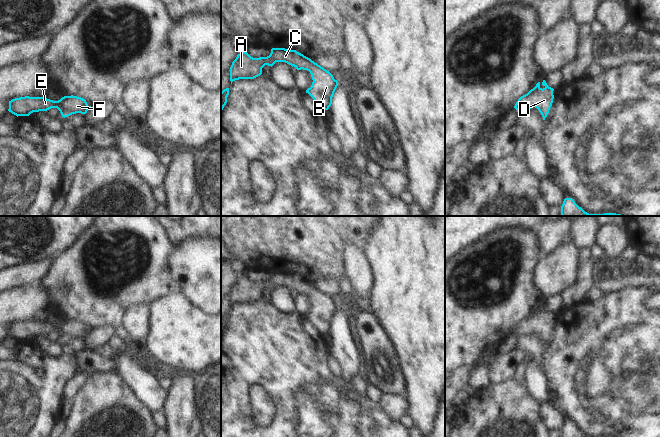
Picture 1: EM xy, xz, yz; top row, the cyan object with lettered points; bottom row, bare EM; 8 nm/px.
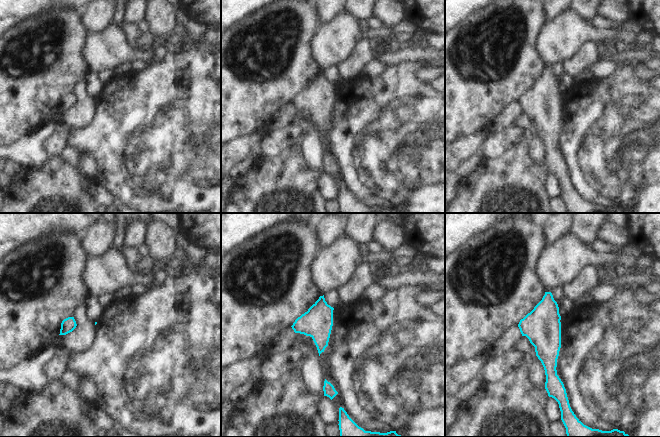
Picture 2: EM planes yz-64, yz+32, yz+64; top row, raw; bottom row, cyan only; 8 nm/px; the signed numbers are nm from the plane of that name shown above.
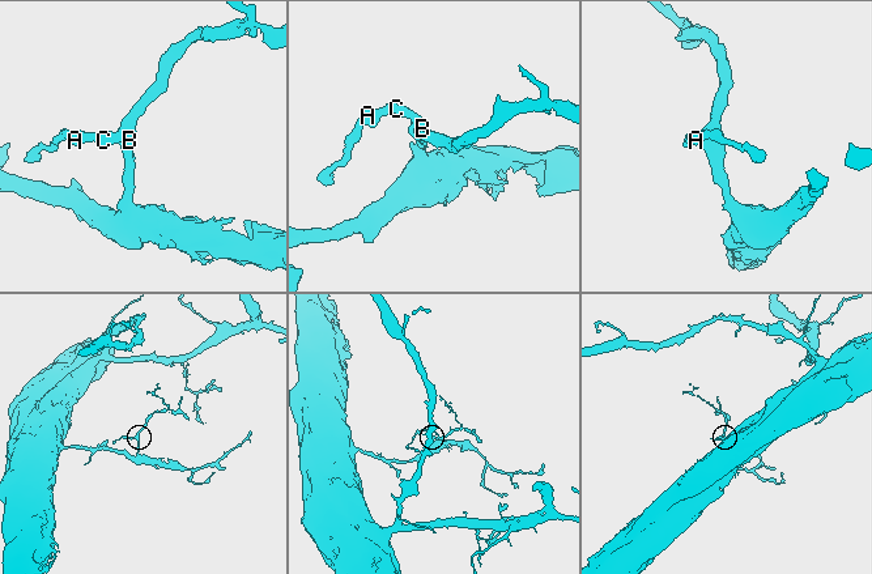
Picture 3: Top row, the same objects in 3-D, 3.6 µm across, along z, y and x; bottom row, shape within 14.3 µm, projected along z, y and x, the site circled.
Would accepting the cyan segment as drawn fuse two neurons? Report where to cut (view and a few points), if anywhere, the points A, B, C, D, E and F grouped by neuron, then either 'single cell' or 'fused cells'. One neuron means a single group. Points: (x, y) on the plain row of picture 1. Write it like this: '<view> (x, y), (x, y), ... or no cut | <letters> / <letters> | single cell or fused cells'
no cut | A B C D E F | single cell

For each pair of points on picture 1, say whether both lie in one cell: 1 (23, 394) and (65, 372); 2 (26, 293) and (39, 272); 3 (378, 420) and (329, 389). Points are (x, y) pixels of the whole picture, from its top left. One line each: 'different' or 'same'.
1: same
2: different
3: same

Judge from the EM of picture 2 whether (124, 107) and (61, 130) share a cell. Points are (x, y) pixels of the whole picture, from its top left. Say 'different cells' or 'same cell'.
different cells

